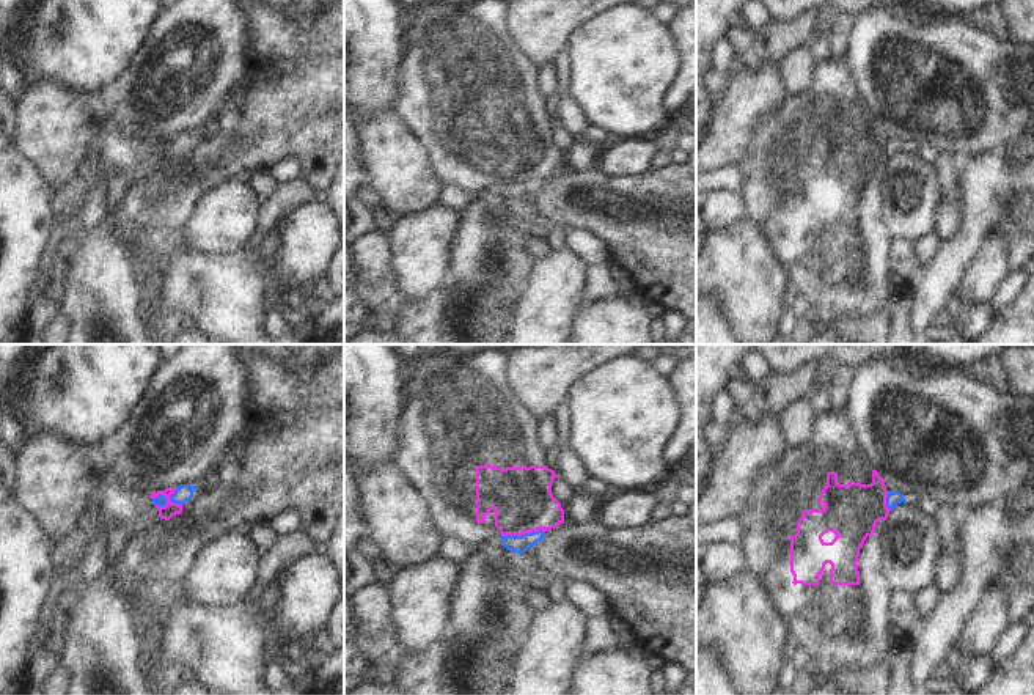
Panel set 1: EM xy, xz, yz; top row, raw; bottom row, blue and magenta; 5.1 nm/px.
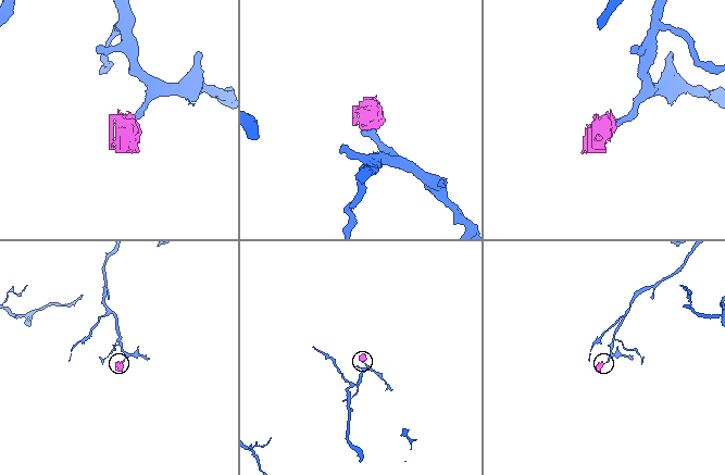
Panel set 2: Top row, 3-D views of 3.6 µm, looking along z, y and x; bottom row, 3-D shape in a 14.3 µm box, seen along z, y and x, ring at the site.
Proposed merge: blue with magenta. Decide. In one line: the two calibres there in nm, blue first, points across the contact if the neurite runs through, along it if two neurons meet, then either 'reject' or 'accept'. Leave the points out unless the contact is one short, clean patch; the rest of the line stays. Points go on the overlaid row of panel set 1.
90/300 nm | along xz (544, 530), (503, 536) | reject

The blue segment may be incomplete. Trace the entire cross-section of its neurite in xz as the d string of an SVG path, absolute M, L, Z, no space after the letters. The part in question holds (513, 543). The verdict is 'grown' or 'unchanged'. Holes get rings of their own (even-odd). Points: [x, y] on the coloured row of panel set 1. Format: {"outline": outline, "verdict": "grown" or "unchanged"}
{"outline": "M537 530L533 533L525 533L522 536L508 535L508 536L501 536L501 542L508 550L517 552L522 555L528 547L539 542L544 538L544 535L545 535L545 531L542 531L542 530Z", "verdict": "unchanged"}

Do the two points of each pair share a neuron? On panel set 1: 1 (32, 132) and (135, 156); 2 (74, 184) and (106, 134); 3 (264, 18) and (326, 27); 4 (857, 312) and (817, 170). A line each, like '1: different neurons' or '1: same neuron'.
1: different neurons
2: same neuron
3: same neuron
4: same neuron

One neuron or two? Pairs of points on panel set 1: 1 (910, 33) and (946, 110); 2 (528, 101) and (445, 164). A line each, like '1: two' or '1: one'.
1: one
2: one

